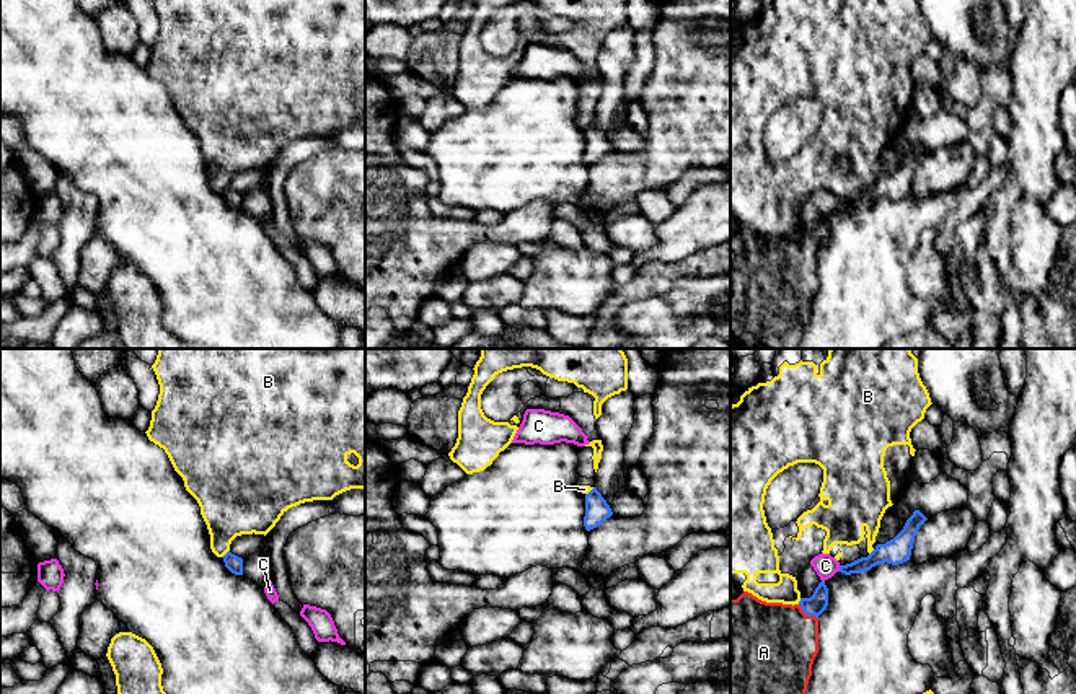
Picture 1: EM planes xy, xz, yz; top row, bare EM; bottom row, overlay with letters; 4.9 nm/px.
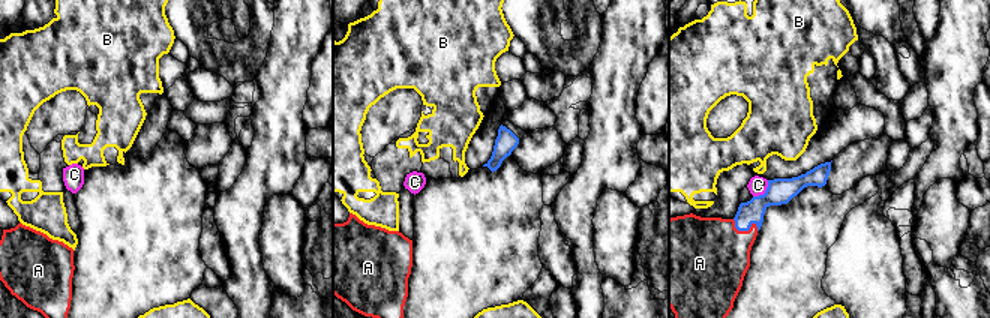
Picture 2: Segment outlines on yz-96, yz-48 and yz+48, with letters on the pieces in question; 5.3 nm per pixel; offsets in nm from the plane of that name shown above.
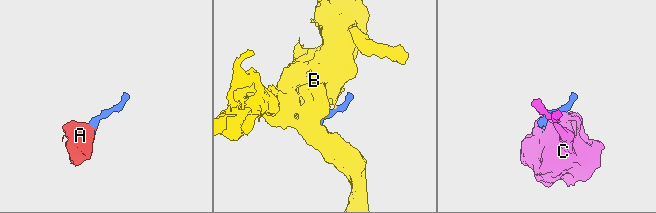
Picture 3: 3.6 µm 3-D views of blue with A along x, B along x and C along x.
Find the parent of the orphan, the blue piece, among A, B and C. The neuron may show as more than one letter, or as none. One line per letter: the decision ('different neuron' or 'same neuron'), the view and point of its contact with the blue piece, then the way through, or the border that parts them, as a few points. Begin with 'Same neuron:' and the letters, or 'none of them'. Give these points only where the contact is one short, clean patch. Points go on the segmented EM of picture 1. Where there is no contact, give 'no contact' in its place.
Same neuron: A
A: same neuron; meets blue in yz at (807, 614); runs through yz (815, 605), (807, 614), (768, 647)
B: different neuron; meets blue in xy at (227, 553); border along xy (229, 549), (222, 556)
C: different neuron; meets blue in yz at (840, 569); border along yz (840, 566), (837, 571)

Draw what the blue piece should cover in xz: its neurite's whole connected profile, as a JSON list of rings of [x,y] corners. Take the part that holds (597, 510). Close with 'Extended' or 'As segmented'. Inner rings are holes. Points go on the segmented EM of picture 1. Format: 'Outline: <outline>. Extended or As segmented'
Outline: [[[593,487],[589,494],[585,494],[585,516],[584,526],[587,531],[600,526],[606,518],[613,515],[610,505],[602,497],[602,494]]]. As segmented

